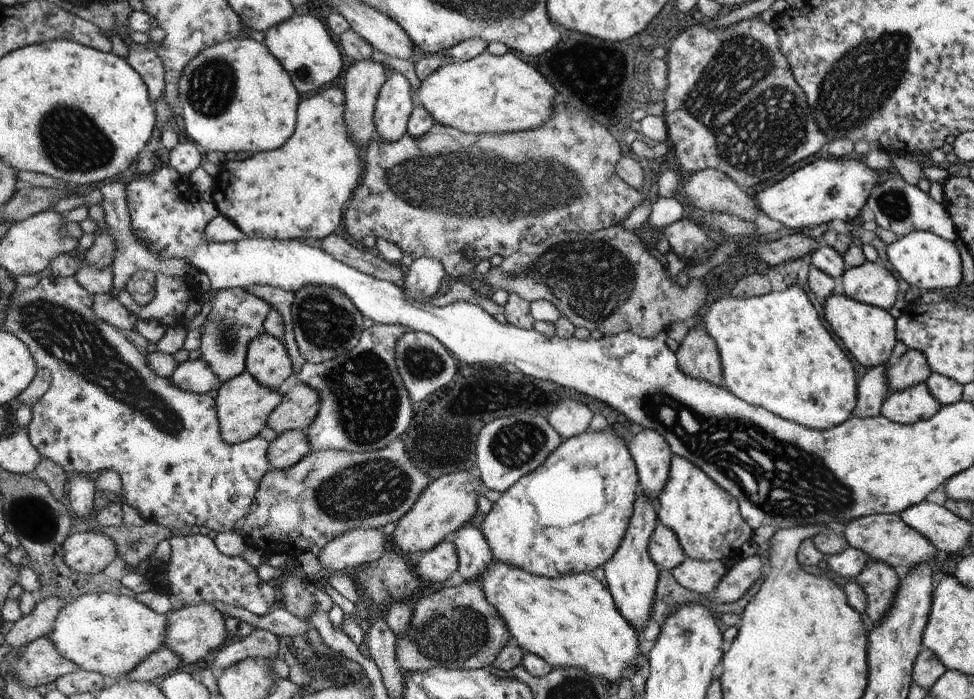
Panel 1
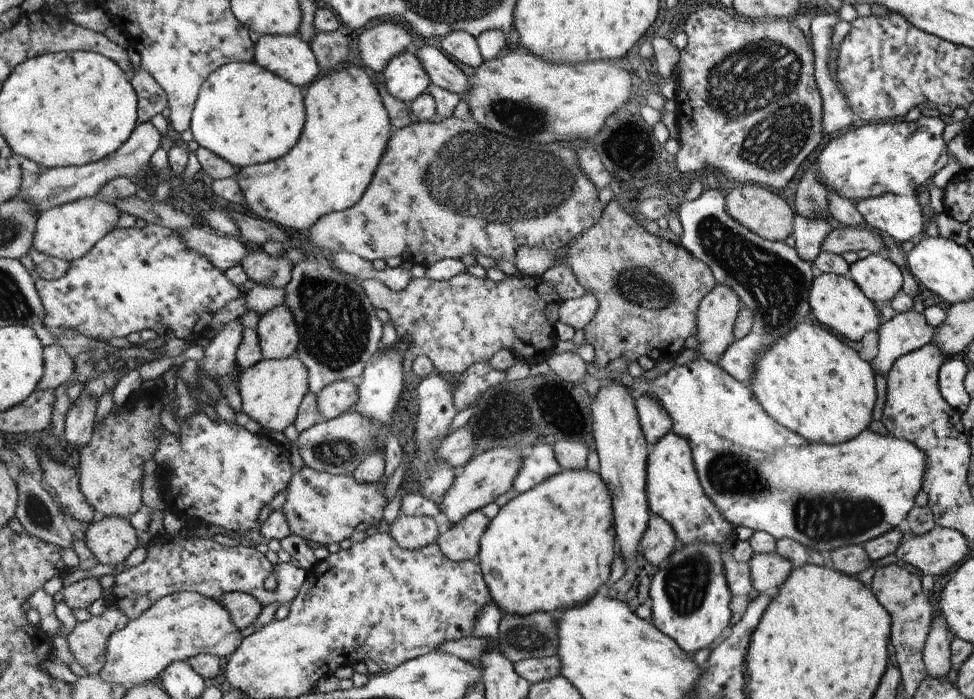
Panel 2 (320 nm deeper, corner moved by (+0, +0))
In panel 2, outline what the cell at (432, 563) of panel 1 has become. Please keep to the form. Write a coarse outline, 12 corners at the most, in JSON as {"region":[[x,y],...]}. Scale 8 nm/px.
{"region":[[478,509],[440,534],[453,561],[479,554],[491,520]]}

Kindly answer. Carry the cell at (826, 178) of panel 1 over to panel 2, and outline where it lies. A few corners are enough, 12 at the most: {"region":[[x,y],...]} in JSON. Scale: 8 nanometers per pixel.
{"region":[[942,117],[864,123],[814,164],[852,202],[912,196],[950,162]]}

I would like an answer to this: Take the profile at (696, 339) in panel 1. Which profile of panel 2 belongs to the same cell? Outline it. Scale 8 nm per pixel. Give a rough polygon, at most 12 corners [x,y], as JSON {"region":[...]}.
{"region":[[716,281],[696,315],[700,358],[735,342],[739,294]]}

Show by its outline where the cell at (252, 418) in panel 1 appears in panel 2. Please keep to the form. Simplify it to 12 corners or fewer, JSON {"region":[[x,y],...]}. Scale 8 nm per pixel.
{"region":[[295,354],[241,370],[243,412],[283,431],[310,392]]}

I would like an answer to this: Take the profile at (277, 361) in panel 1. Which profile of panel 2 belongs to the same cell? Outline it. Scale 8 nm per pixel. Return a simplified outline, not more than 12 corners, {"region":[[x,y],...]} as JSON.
{"region":[[286,303],[257,328],[264,359],[298,349],[300,332]]}

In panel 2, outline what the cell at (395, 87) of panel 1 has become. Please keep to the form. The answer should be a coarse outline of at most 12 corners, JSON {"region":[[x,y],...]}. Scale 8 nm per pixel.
{"region":[[412,46],[380,72],[389,94],[410,104],[431,86]]}

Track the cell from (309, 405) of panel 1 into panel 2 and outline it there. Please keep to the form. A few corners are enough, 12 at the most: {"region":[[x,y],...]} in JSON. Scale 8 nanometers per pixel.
{"region":[[355,380],[332,383],[316,396],[323,419],[350,412],[359,399]]}

